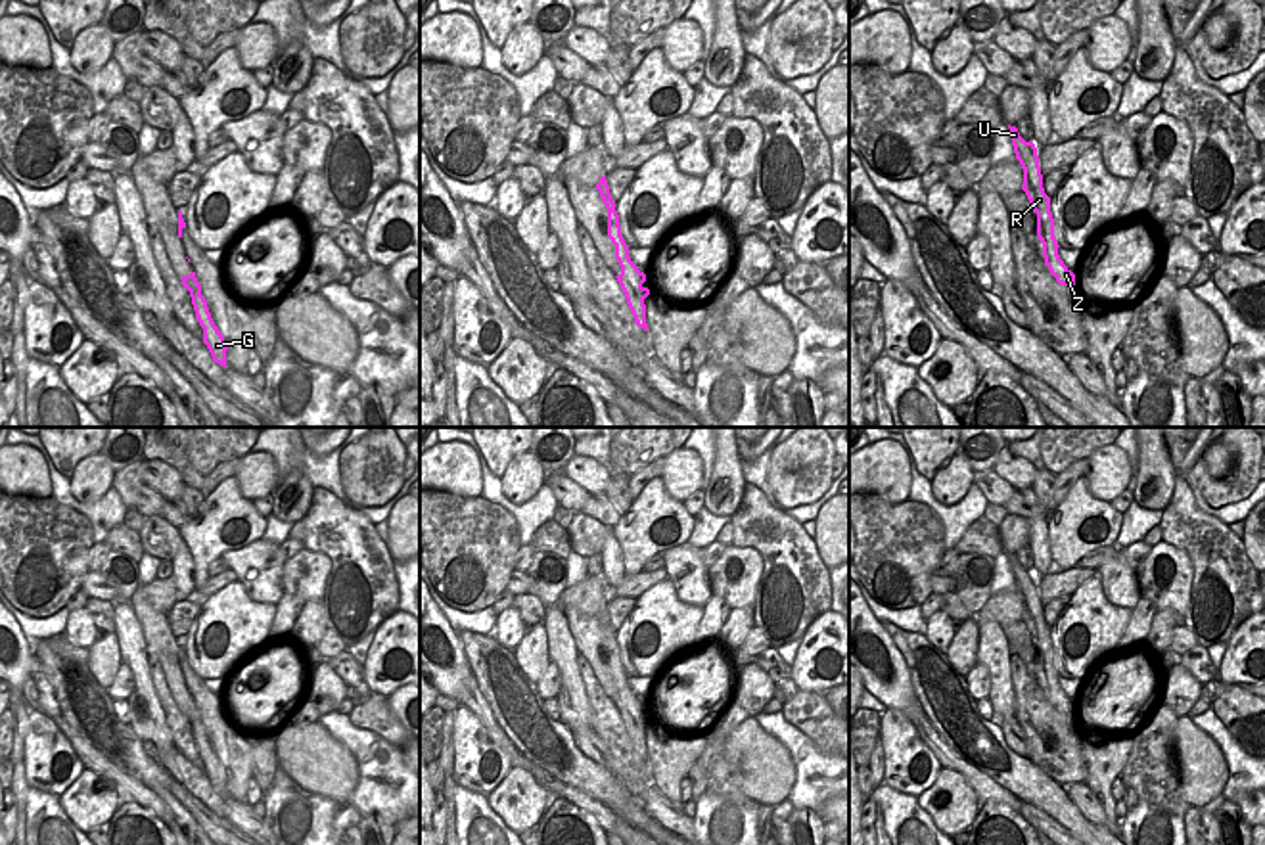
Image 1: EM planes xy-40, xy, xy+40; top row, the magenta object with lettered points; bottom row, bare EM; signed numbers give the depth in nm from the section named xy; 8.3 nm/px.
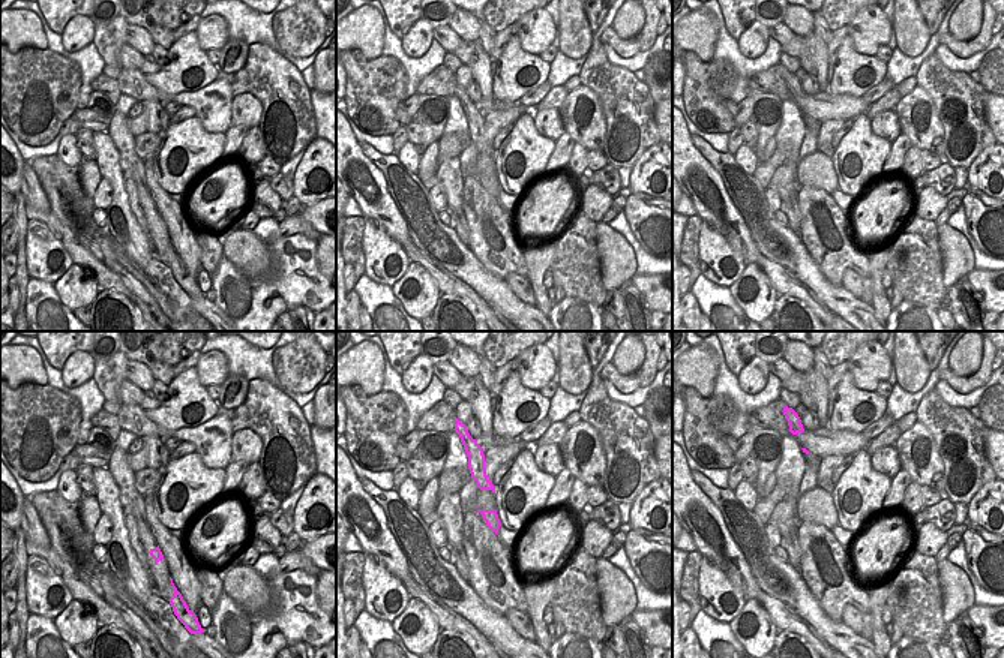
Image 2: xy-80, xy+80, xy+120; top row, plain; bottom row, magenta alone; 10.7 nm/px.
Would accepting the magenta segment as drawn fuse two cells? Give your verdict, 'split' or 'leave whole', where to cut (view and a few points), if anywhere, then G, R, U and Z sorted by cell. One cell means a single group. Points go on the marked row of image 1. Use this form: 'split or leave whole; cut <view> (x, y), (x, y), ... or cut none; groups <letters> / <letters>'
leave whole; cut none; groups G R U Z

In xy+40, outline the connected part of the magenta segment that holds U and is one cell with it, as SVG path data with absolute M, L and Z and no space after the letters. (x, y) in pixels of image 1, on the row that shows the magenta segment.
M1008 125L1008 128L1016 159L1024 169L1022 190L1025 192L1029 203L1033 205L1033 211L1037 213L1037 238L1043 243L1045 264L1048 266L1050 274L1056 278L1060 285L1075 287L1075 274L1064 264L1064 261L1058 255L1060 245L1054 238L1050 197L1045 194L1043 188L1037 148L1033 142L1025 142L1016 126Z

